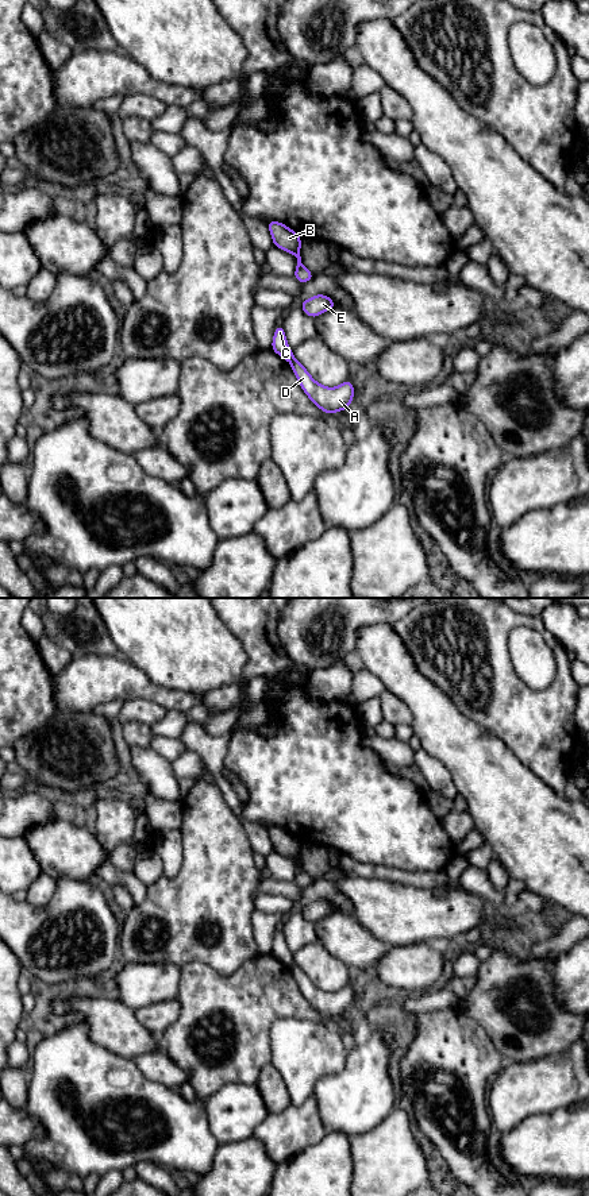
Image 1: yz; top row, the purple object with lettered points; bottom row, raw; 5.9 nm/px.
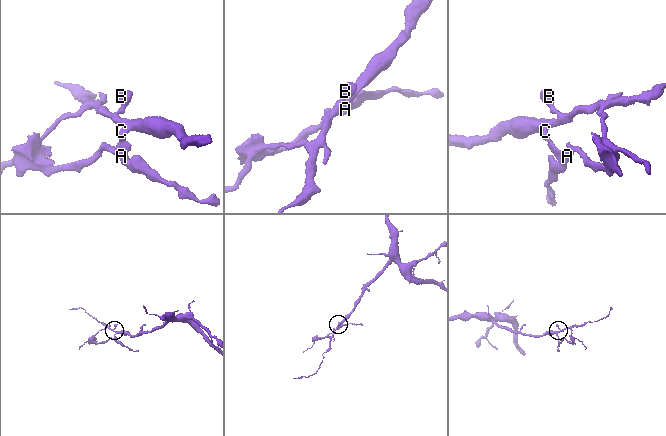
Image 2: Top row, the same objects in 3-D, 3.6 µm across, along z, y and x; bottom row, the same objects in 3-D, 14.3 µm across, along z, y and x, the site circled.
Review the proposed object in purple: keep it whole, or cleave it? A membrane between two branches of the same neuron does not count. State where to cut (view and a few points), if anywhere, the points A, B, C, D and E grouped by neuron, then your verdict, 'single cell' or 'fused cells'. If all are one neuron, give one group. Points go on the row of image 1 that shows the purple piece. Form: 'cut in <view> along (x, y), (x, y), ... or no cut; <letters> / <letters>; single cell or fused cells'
cut in yz along (293, 358), (289, 361); A D / B C E; fused cells

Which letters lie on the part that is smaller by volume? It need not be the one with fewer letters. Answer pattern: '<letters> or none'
A, D

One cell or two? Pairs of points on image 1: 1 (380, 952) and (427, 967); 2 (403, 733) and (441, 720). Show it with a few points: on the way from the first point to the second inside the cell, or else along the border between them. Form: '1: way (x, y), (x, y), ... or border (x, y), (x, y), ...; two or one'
1: way (392, 964), (396, 967), (415, 967); one
2: border (410, 724), (415, 733); two

